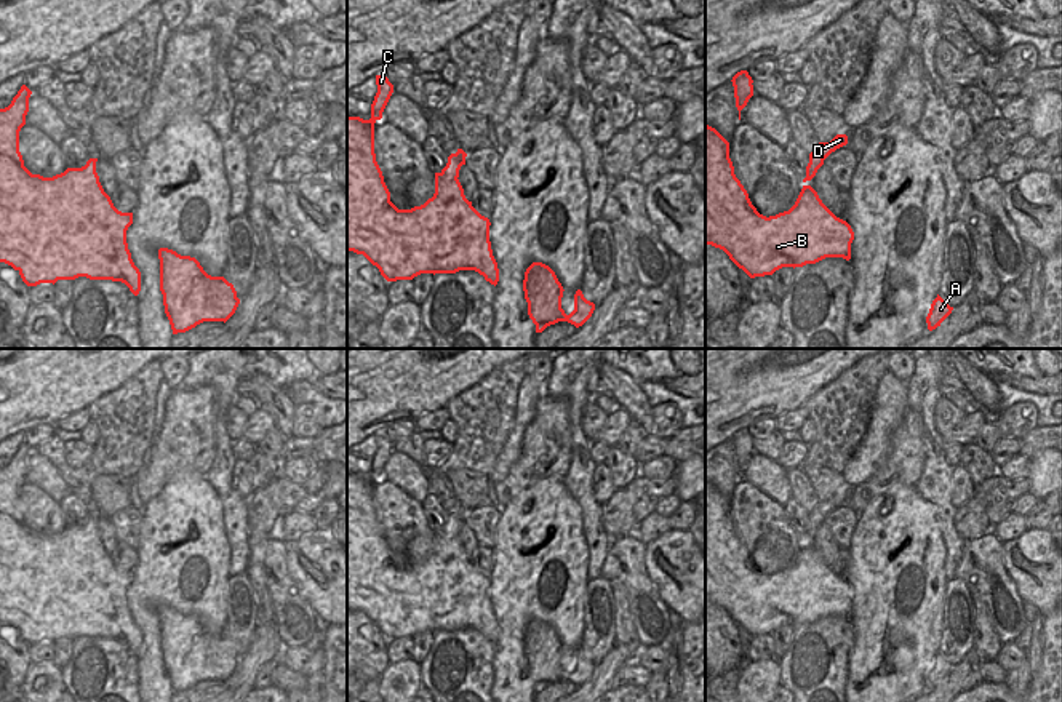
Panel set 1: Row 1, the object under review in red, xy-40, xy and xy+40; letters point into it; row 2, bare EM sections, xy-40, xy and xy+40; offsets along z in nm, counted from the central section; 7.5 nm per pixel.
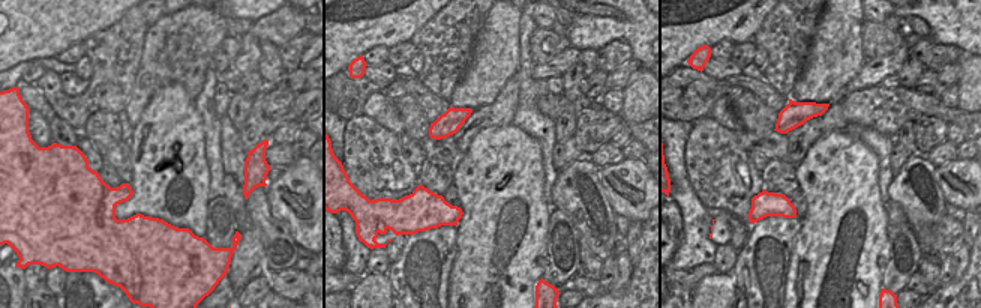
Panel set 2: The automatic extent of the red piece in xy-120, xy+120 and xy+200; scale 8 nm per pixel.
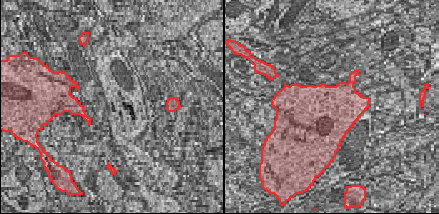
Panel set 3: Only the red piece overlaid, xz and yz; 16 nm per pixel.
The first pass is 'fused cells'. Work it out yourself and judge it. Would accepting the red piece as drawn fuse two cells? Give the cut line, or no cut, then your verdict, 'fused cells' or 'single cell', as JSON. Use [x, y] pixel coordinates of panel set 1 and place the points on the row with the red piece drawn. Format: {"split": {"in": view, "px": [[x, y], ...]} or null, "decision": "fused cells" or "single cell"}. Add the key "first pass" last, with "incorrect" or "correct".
{"split": null, "decision": "single cell", "first pass": "incorrect"}

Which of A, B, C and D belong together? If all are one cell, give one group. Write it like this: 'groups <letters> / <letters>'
groups A B C D

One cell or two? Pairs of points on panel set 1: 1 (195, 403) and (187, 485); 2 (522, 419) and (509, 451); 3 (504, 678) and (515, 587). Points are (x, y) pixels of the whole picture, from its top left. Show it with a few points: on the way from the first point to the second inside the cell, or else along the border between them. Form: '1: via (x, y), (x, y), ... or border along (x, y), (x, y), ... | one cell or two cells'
1: border along (203, 474), (178, 472), (159, 493) | two cells
2: via (519, 427), (514, 443) | one cell
3: via (509, 656), (514, 610) | one cell

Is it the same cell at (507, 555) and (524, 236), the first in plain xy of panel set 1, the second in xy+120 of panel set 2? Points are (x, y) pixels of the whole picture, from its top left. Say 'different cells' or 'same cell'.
same cell

